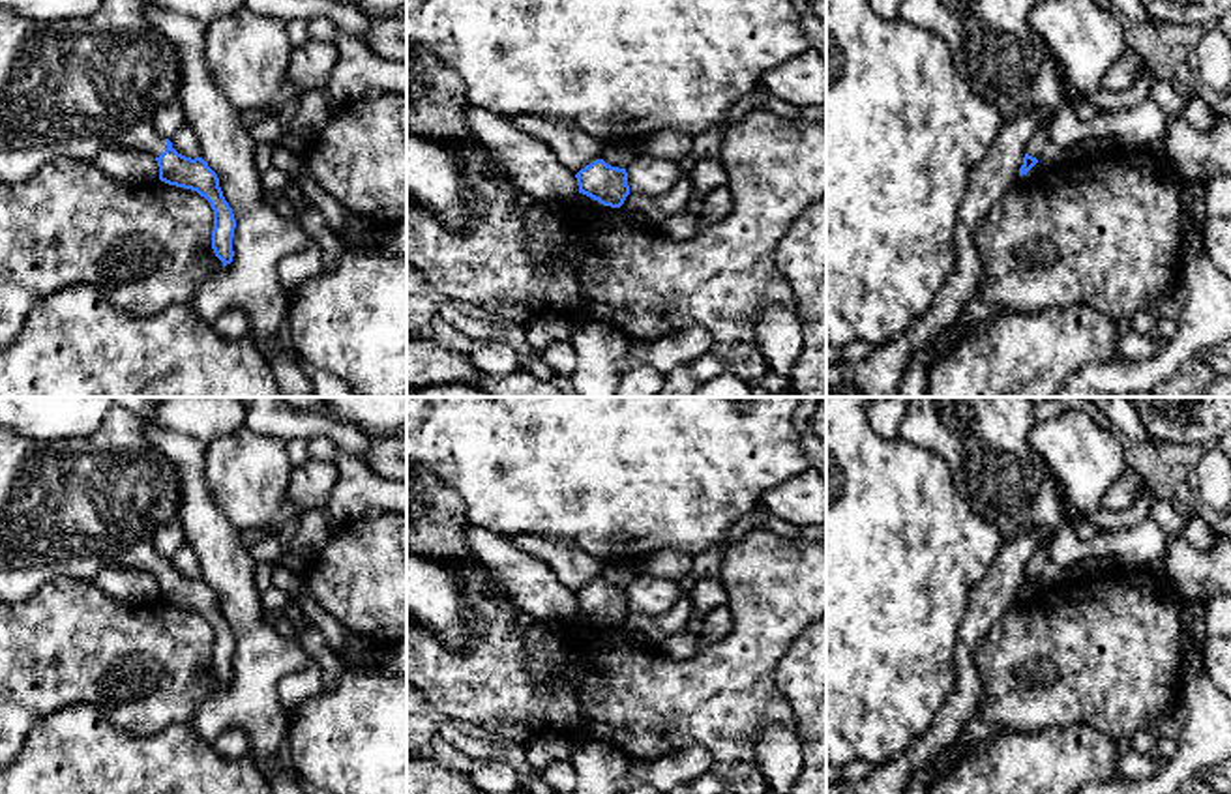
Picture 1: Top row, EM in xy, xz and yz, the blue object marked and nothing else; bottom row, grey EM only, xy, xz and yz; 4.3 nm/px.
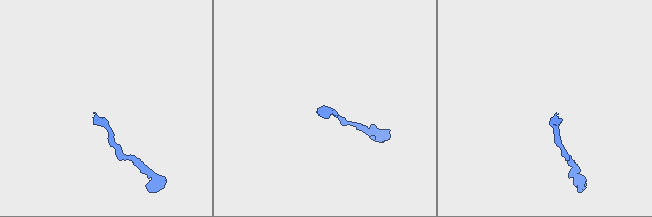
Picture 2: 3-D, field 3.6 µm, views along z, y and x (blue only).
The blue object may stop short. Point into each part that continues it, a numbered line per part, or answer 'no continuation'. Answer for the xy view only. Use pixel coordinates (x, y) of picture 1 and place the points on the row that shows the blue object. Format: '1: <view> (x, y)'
1: xy (72, 88)

